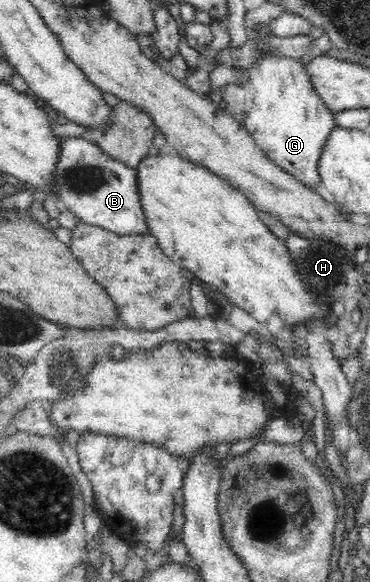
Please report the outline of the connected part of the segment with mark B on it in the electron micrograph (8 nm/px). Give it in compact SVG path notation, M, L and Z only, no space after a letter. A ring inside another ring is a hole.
M70 137L70 138L60 138L60 141L62 142L61 144L61 154L59 154L59 164L57 164L57 174L59 176L56 177L56 180L54 182L54 192L53 195L48 195L48 196L53 196L57 202L59 202L60 207L66 207L69 211L74 213L80 221L83 221L83 223L91 224L91 225L97 225L103 227L105 230L109 230L110 232L115 232L116 234L121 234L121 235L127 235L127 234L144 234L148 233L149 227L147 227L147 219L145 219L145 211L143 211L143 207L141 207L141 195L139 195L139 181L137 181L137 169L129 166L125 166L125 163L118 161L117 159L113 159L113 157L106 155L105 152L103 152L103 149L99 147L99 145L95 145L95 143L91 142L91 140L87 140L87 138L80 138L80 137Z

